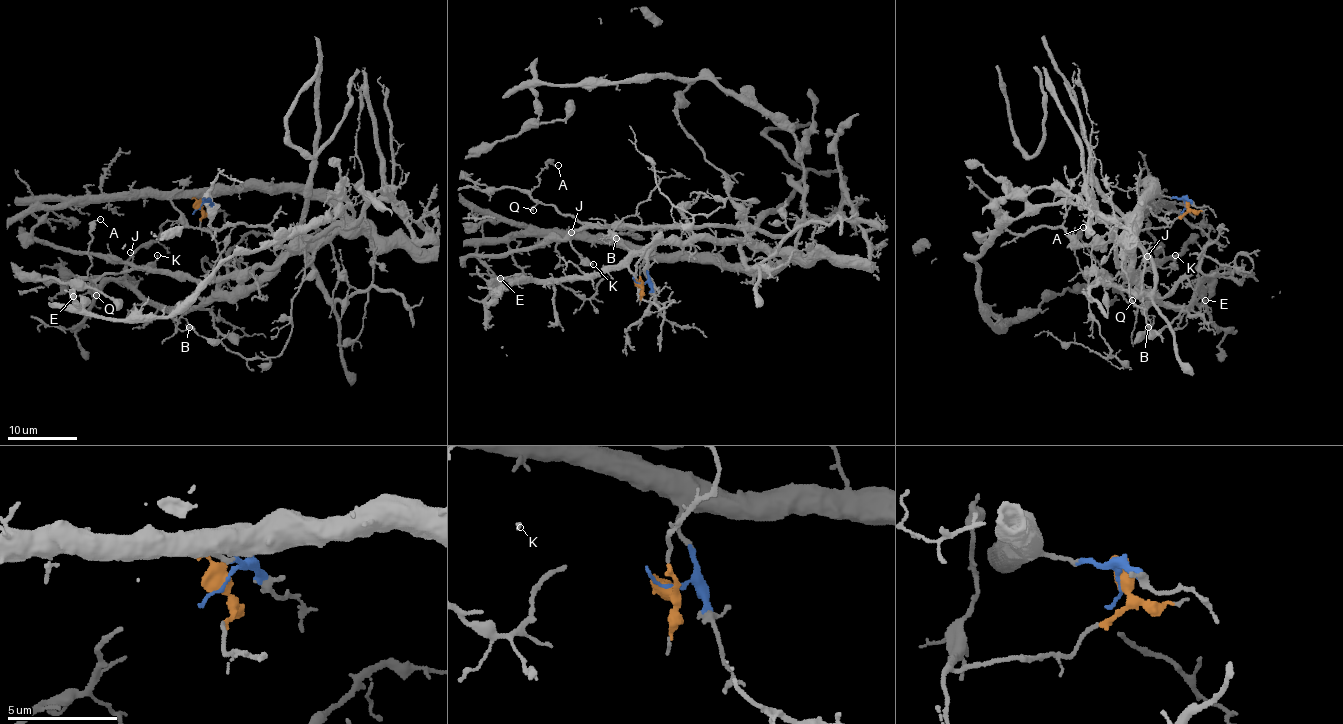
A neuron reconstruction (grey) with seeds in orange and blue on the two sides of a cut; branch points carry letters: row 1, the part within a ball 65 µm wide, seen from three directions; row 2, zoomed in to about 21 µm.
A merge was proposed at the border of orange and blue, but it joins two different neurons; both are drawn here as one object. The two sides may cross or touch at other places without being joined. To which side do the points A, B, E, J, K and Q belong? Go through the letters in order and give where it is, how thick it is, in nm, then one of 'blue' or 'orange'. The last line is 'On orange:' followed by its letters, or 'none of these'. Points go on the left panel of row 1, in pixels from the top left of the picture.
A: at (100, 219); 90 nm thick; orange
B: at (189, 327); 110 nm thick; orange
E: at (73, 296); 80 nm thick; blue
J: at (130, 252); 90 nm thick; orange
K: at (157, 255); 120 nm thick; orange
Q: at (96, 295); 90 nm thick; orange
On orange: A, B, J, K, Q

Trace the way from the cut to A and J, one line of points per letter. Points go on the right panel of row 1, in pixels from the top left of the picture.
A: (1184, 205), (1168, 226), (1129, 235), (1123, 270), (1129, 280), (1139, 276), (1120, 286), (1082, 241), (1082, 226)
J: (1184, 205), (1186, 212), (1168, 226), (1129, 235), (1131, 257), (1123, 268), (1129, 280), (1153, 265), (1146, 256)

